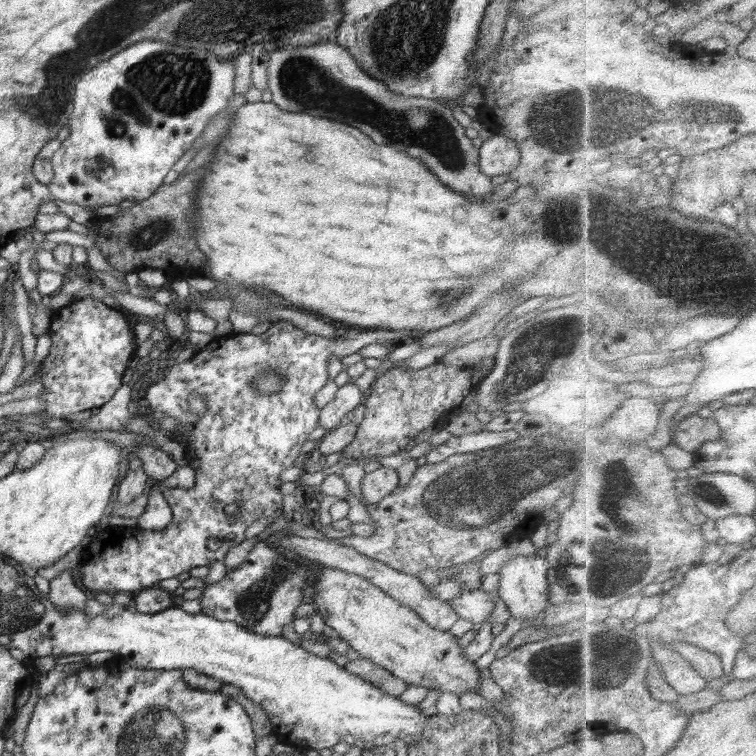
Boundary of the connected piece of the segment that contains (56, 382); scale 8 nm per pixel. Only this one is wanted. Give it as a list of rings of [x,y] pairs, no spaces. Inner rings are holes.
[[[92,296],[76,298],[69,305],[53,313],[47,334],[51,339],[49,354],[39,362],[40,365],[37,370],[34,370],[32,377],[26,380],[28,382],[38,377],[42,383],[42,390],[38,397],[46,403],[46,411],[38,414],[37,422],[47,418],[64,419],[73,412],[104,406],[128,378],[130,367],[127,364],[136,356],[137,343],[127,316],[117,307],[108,306]]]

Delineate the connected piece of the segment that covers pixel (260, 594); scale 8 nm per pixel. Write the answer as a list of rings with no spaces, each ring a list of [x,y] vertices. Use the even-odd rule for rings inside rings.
[[[262,537],[239,567],[228,571],[220,582],[202,589],[204,594],[198,597],[200,612],[216,620],[236,623],[260,635],[280,636],[284,634],[284,626],[293,622],[294,612],[302,603],[306,577],[308,570],[305,566],[268,546]]]

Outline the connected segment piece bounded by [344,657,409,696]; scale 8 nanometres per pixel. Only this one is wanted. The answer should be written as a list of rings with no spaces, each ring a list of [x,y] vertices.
[[[360,657],[359,659],[351,660],[344,665],[344,669],[348,673],[360,675],[364,680],[372,683],[374,686],[378,686],[378,688],[386,691],[390,696],[400,695],[409,687],[406,681],[395,677],[384,667],[372,663],[370,659]]]

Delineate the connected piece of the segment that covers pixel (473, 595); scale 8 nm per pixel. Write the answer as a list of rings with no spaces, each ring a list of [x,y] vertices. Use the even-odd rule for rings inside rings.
[[[481,589],[462,591],[449,600],[457,615],[473,624],[482,623],[488,619],[497,601],[497,597],[484,593]]]

